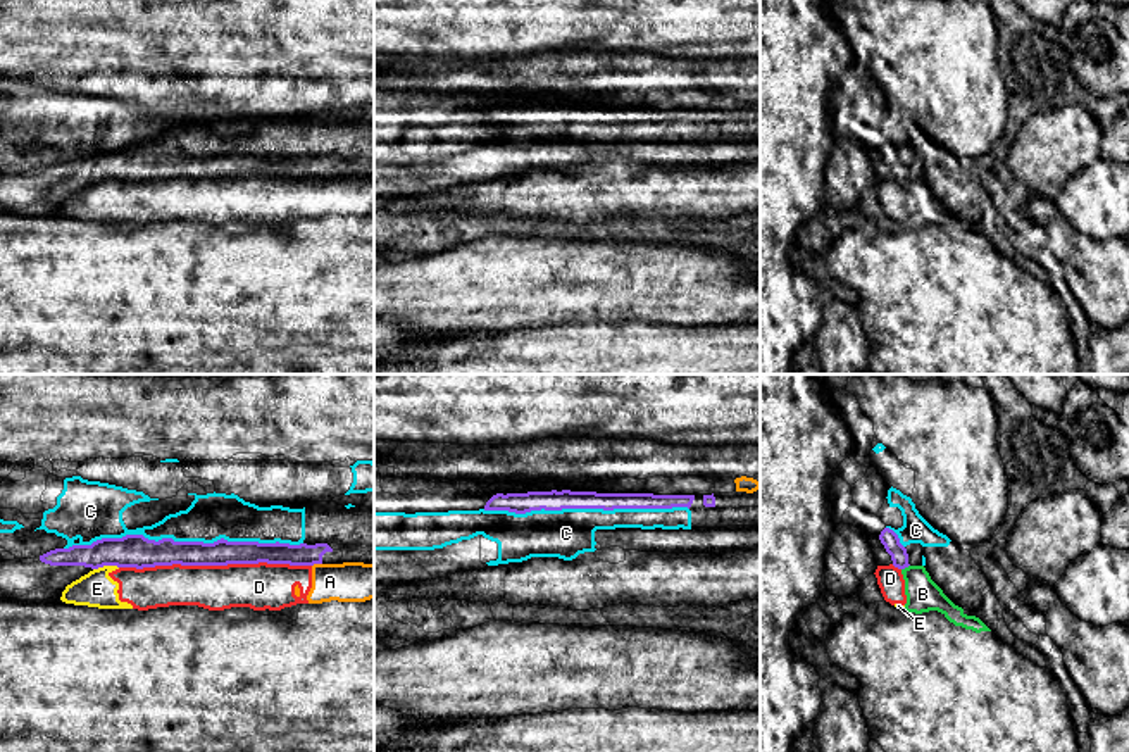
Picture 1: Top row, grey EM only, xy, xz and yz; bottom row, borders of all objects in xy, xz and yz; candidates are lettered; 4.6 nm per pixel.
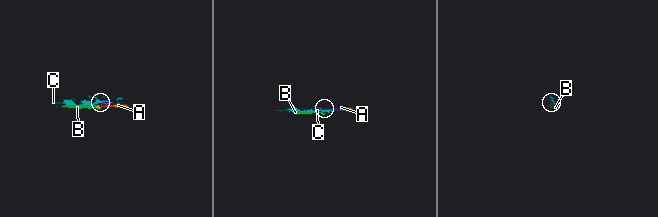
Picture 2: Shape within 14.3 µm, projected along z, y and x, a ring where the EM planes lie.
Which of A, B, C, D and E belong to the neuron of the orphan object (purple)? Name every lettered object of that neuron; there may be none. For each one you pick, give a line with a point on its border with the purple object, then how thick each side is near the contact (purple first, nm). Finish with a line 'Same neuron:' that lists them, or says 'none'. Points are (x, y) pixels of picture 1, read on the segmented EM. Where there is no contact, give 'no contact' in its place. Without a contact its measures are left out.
Same neuron: none

